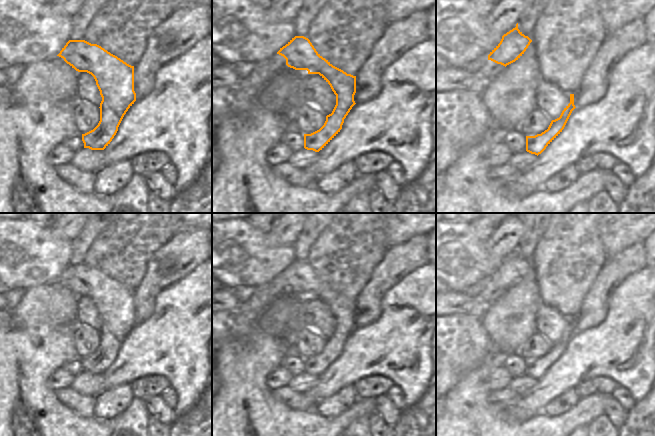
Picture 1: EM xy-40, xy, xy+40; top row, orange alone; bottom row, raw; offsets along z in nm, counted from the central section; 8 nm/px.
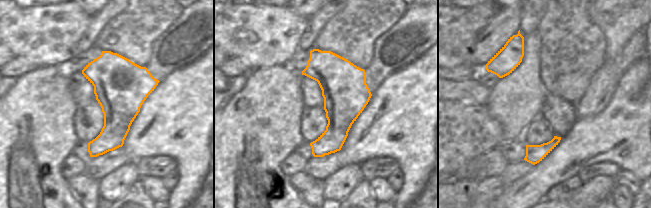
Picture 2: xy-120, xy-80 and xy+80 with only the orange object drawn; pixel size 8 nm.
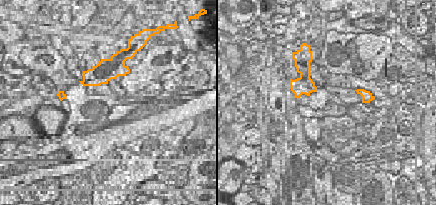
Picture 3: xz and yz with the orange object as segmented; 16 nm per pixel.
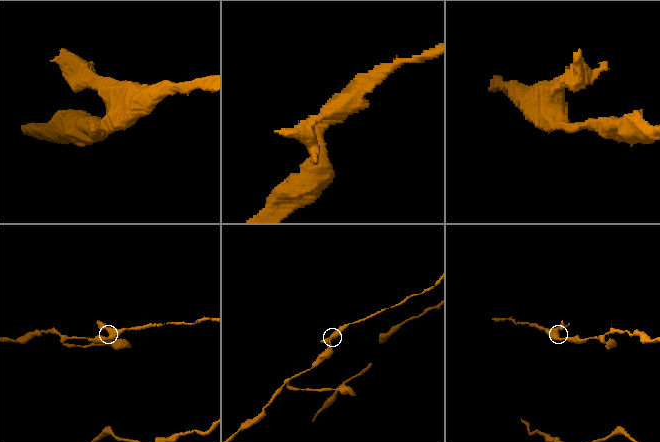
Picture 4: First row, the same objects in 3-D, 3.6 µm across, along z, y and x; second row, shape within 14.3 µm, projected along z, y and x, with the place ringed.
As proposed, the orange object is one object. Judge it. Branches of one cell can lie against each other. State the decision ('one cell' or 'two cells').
one cell

